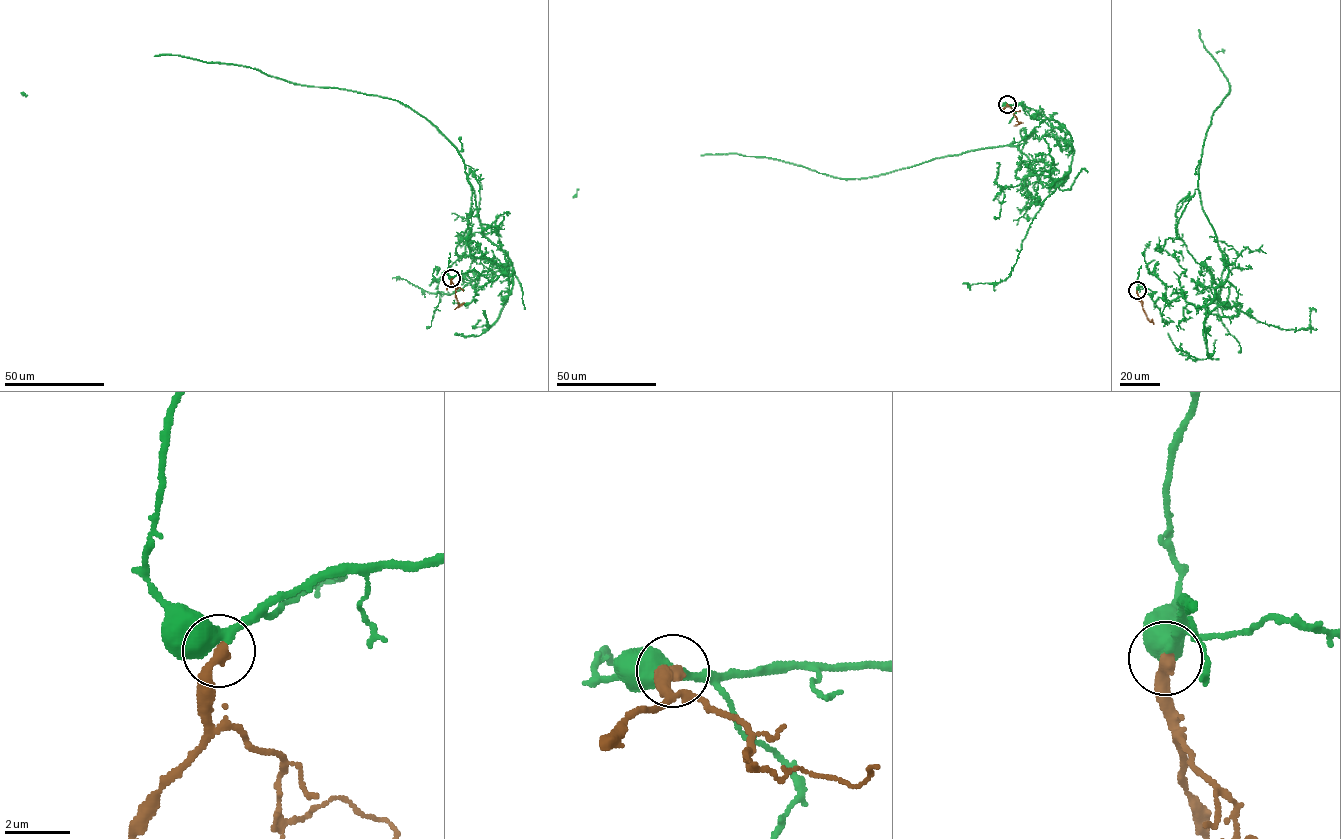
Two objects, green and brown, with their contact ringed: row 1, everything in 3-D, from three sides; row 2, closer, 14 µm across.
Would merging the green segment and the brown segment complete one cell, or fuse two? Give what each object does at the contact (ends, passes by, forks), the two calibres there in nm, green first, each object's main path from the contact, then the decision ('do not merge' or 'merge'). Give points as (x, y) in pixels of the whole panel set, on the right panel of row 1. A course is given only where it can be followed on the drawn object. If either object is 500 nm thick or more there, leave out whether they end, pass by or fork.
calibres 550 and 400 nm; course green (1137, 290), (1154, 303), (1182, 296), (1207, 306), (1227, 277), (1198, 169), (1229, 88), (1199, 29), (1225, 50); course brown (1137, 290), (1143, 310), (1150, 322), (1152, 318); merge

